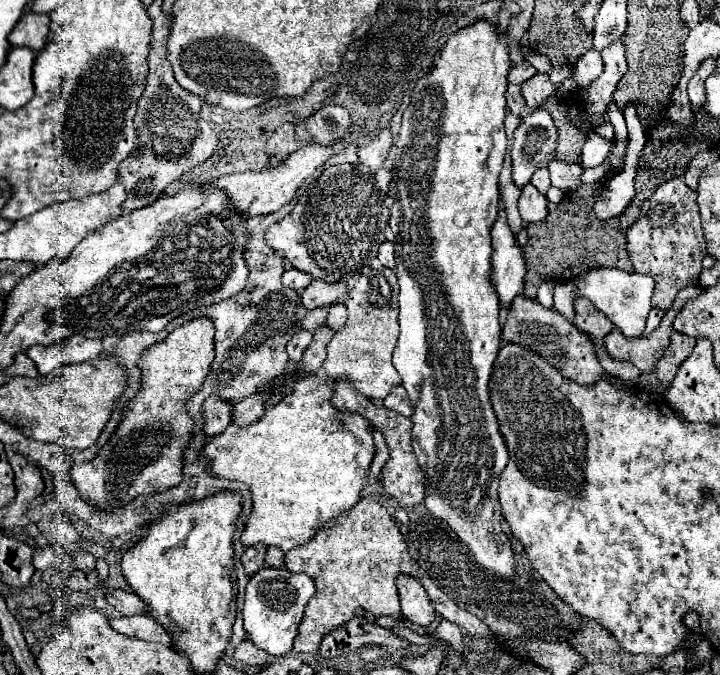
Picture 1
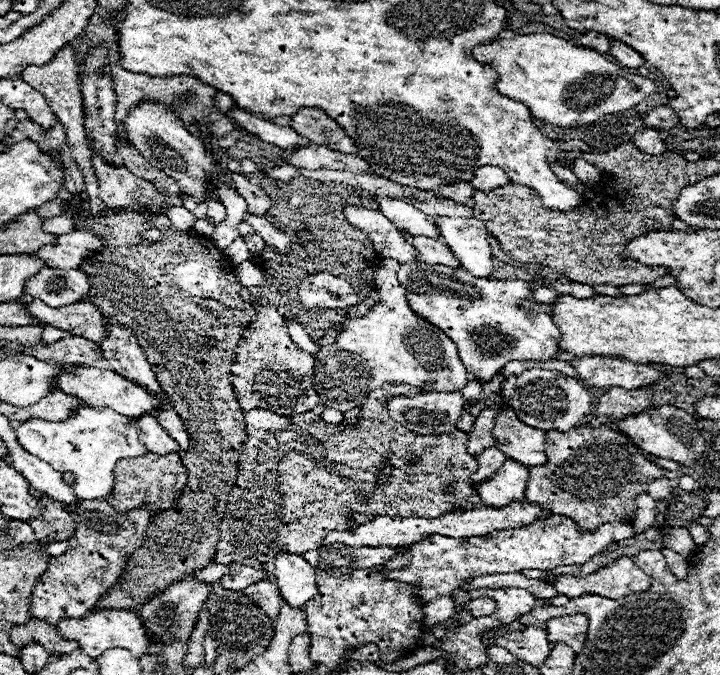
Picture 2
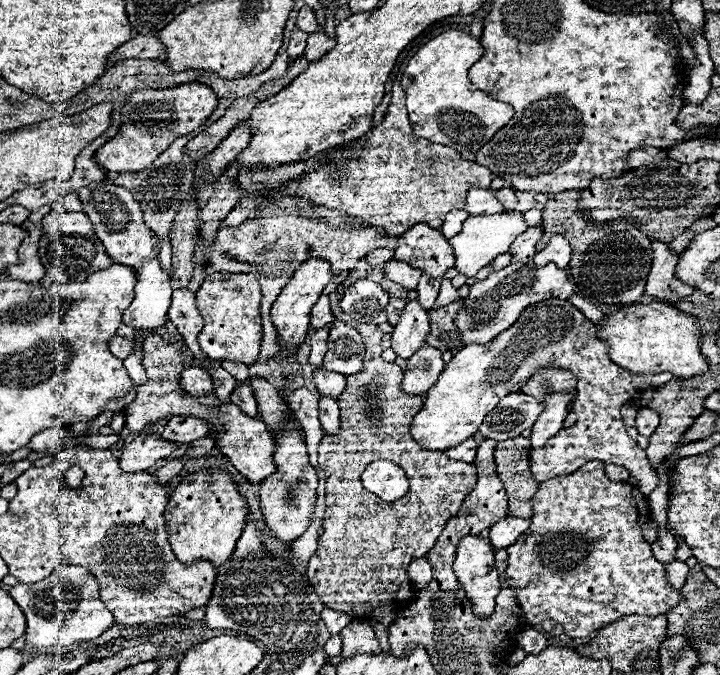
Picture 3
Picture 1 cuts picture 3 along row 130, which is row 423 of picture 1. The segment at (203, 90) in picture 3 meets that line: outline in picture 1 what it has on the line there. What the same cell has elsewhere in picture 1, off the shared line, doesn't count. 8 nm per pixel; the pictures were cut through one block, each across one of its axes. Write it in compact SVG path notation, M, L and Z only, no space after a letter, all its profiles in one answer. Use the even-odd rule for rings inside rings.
M208 316L194 318L180 328L172 330L162 342L152 344L152 348L146 348L146 352L140 354L138 368L142 372L142 386L138 396L134 396L122 414L120 424L116 426L116 432L112 434L110 442L104 444L104 448L98 452L94 462L76 464L70 470L70 478L88 504L102 512L110 512L114 508L122 508L124 504L132 502L138 496L150 496L160 494L168 488L174 488L182 480L182 452L192 438L192 418L186 412L186 400L196 394L210 370L210 364L214 360L214 324Z

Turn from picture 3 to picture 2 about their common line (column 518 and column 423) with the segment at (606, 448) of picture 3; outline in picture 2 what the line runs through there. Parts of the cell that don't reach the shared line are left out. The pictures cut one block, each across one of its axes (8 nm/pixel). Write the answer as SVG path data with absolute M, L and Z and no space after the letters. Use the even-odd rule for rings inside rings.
M384 258L376 272L376 290L379 300L370 308L366 316L352 318L344 322L342 332L330 340L320 340L320 350L314 354L314 388L326 408L336 408L340 412L348 412L352 408L360 408L368 394L384 384L410 384L420 388L422 392L450 393L460 391L468 382L468 372L464 368L456 344L440 332L434 324L418 316L406 302L404 288L396 278L396 270L400 264L392 258Z

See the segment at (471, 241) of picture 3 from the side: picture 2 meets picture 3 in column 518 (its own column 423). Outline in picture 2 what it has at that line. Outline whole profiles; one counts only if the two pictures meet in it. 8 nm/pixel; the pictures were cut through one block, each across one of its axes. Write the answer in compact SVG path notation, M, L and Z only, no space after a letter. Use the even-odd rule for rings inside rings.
M368 190L364 194L364 198L372 198L378 204L378 208L384 212L384 216L388 216L388 220L392 220L392 224L396 224L398 230L406 230L412 236L428 236L428 238L440 236L436 224L432 224L428 220L428 216L424 212L416 210L412 204L384 198L384 196L372 196L372 192L368 192Z

